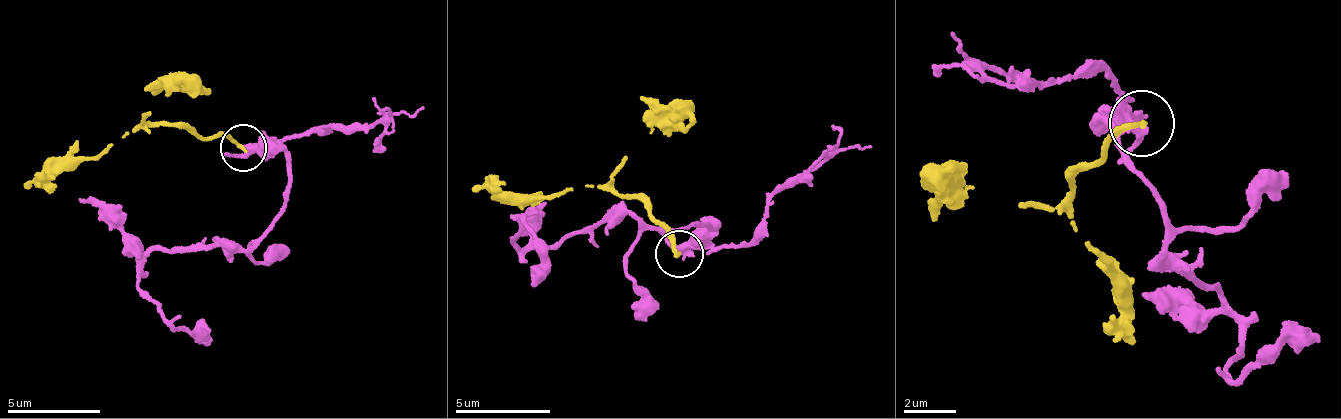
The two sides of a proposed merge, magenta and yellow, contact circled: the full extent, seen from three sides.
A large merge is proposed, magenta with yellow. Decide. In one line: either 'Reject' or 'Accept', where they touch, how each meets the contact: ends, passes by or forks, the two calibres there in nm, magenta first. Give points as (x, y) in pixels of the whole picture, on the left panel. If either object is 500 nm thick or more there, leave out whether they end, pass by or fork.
Reject. Place: (243, 147). At the ring magenta passes by. At the ring yellow ends. Thickness 320 nm (magenta) against 200 nm

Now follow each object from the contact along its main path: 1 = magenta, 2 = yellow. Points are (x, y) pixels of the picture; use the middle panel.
1: (680, 253), (713, 225), (674, 229), (630, 212), (518, 248), (509, 237), (524, 220), (539, 256), (532, 286)
2: (680, 253), (673, 232), (630, 196), (585, 186), (511, 205), (471, 188)

